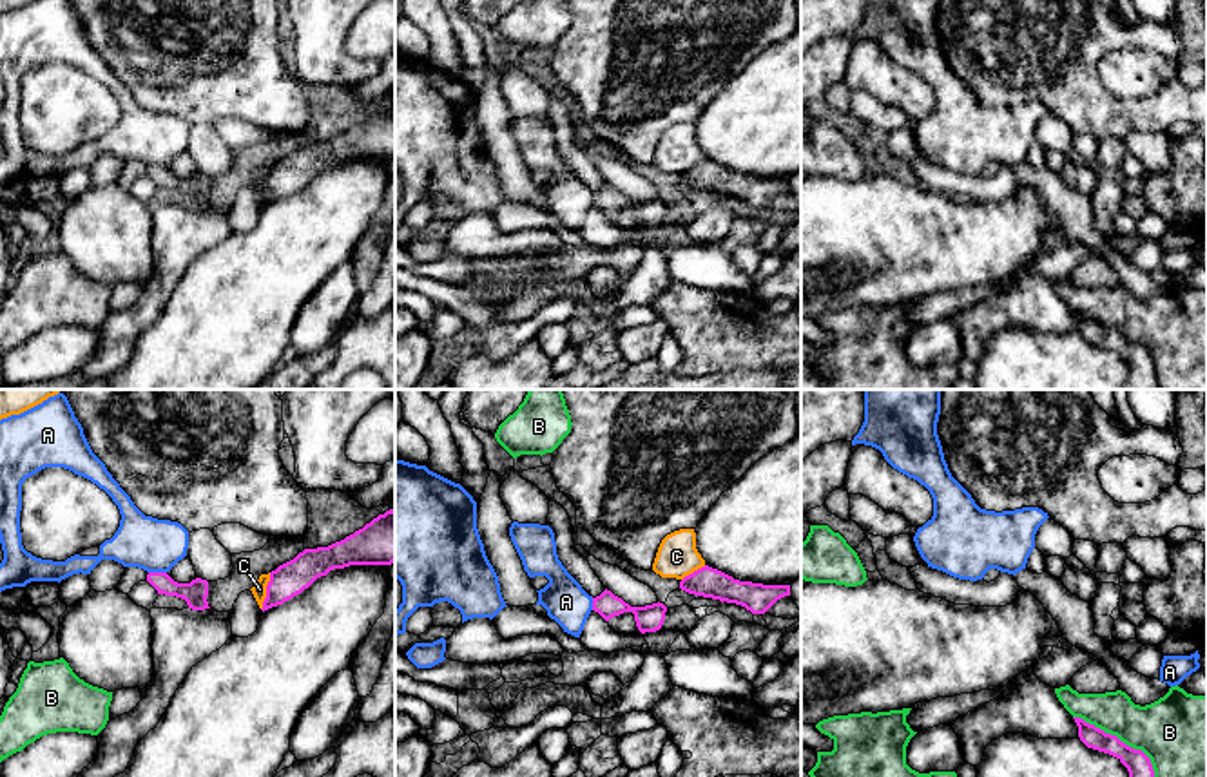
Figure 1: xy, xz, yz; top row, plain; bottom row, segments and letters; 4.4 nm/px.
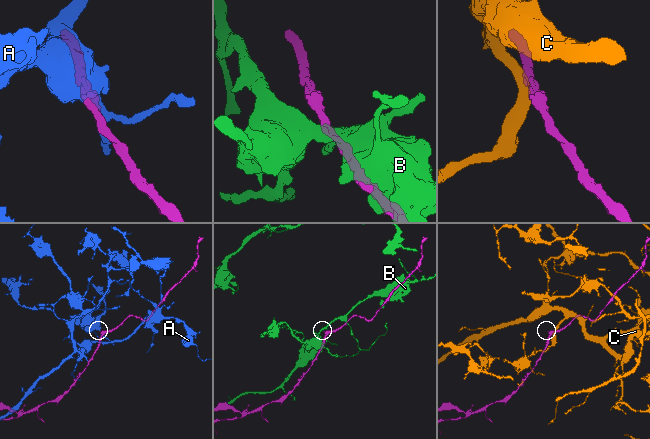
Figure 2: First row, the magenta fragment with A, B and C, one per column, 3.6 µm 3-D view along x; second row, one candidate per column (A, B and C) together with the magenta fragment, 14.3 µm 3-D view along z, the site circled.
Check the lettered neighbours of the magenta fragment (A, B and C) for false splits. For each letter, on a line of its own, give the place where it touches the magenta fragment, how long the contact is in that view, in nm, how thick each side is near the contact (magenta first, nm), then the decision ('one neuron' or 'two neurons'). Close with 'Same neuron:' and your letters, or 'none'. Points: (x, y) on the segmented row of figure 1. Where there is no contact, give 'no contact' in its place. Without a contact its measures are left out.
A: xy (158, 573) | 80 nm | 110/240 nm | two neurons
B: yz (1119, 739) | 460 nm | 110/320 nm | two neurons
C: xy (267, 591) | 170 nm | 150/60 nm | two neurons
Same neuron: none

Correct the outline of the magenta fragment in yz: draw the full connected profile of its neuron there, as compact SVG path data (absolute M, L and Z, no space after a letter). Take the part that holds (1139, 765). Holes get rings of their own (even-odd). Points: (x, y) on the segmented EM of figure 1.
M1073 717L1078 726L1080 741L1093 750L1116 757L1129 772L1129 777L1154 777L1151 759L1142 752L1127 746L1116 735L1106 734L1080 717Z

